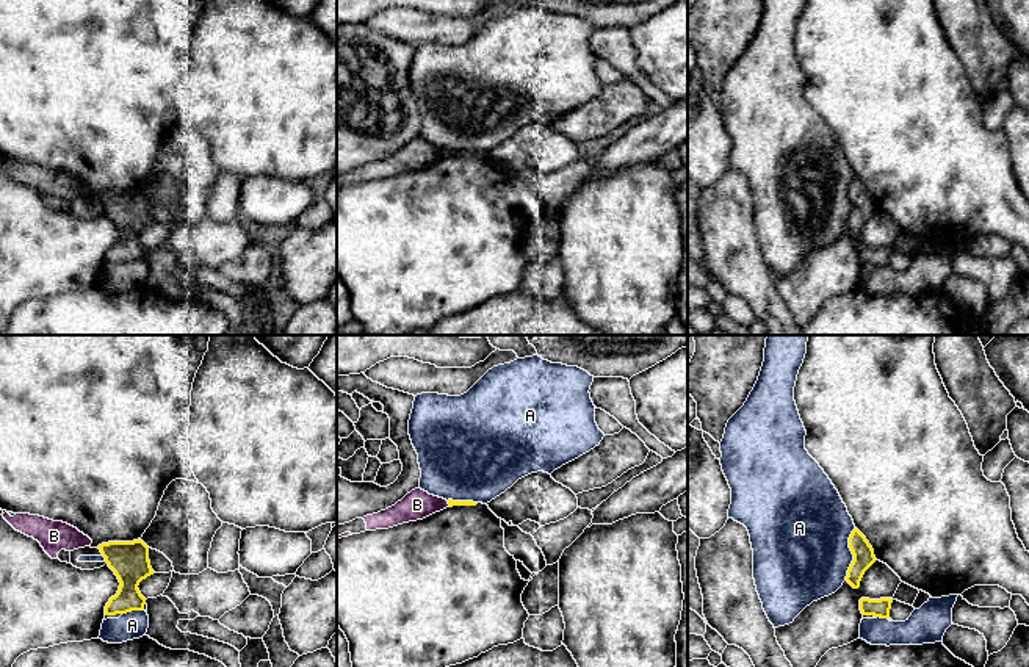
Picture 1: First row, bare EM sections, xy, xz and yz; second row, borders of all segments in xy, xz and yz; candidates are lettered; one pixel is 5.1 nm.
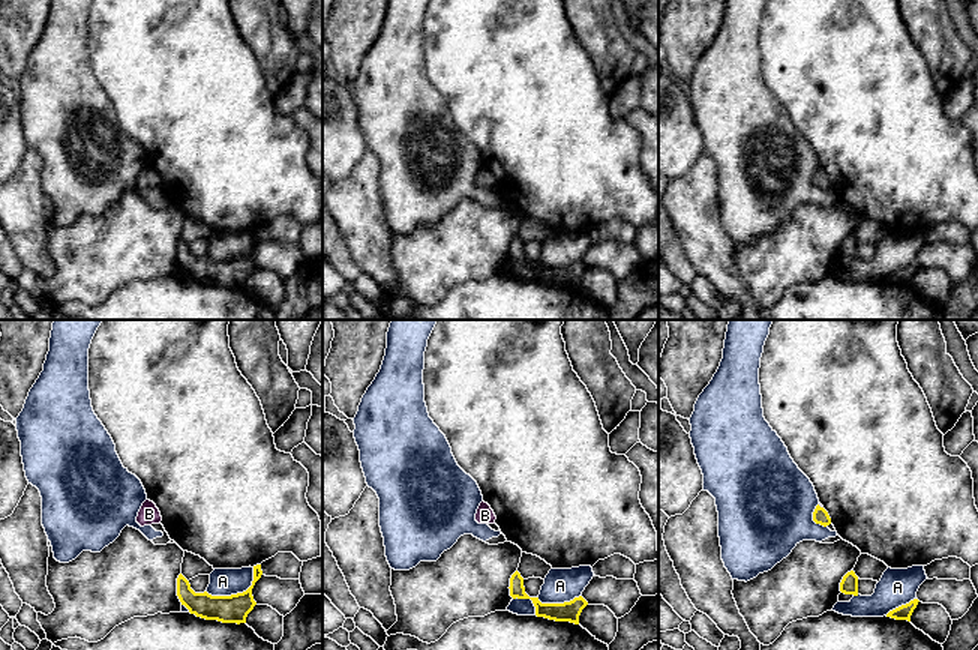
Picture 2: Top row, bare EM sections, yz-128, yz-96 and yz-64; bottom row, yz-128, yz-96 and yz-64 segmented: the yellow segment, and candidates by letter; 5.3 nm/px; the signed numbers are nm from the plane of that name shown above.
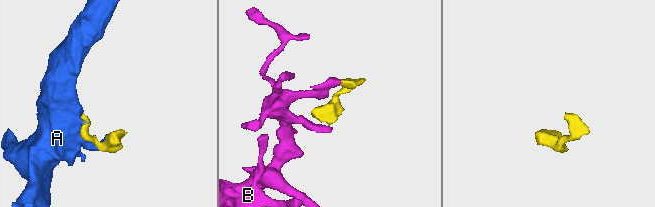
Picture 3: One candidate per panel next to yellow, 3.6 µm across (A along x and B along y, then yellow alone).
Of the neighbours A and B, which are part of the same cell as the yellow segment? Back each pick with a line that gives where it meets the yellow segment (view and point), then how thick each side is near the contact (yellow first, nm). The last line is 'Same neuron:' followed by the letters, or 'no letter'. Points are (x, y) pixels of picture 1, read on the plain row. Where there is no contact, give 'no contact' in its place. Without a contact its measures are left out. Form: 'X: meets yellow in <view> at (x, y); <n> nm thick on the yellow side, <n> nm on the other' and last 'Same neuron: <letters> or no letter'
Same neuron: no letter

